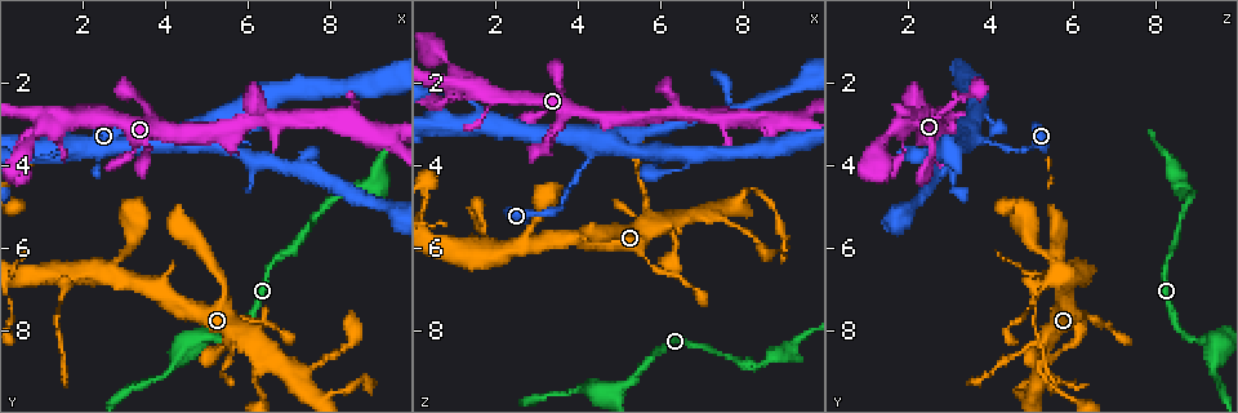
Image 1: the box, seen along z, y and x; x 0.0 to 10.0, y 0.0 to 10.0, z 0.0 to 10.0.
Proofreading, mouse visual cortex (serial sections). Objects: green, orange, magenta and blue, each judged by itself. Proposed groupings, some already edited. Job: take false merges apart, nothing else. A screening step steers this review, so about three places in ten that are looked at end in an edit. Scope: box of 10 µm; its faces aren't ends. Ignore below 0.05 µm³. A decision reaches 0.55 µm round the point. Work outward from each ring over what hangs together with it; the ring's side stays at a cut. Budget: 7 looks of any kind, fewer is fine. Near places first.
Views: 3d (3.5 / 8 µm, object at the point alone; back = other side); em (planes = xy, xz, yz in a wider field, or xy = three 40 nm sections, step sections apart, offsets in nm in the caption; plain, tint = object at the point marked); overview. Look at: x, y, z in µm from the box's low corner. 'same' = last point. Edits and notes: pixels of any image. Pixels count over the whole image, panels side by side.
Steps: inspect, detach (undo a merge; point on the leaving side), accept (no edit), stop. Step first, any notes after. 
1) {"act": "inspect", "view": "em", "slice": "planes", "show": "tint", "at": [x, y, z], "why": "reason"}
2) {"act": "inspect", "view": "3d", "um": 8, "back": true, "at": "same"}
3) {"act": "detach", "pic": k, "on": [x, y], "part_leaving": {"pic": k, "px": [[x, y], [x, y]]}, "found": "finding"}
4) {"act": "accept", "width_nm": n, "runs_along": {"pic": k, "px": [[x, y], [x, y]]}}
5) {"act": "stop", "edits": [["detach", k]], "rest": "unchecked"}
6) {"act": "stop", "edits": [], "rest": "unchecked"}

{"act": "inspect", "view": "3d", "um": 3.5, "at": [4.45, 3.40, 3.55], "why": "sudden change in width"}

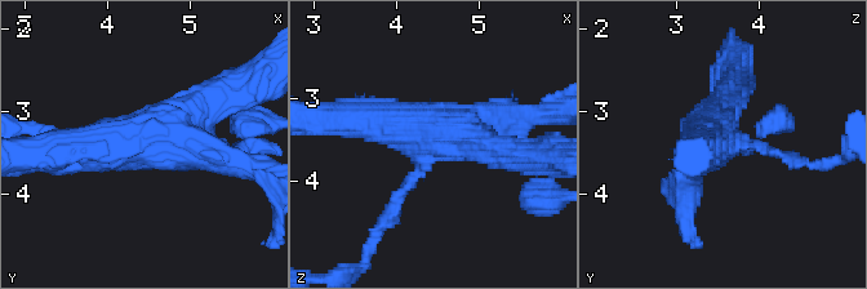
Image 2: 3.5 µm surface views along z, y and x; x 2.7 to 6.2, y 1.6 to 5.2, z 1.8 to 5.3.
{"act": "inspect", "view": "em", "slice": "planes", "show": "tint", "at": [4.40, 3.35, 3.55], "arms": 4, "arm_widths_nm": [150, 400, 500, 500]}

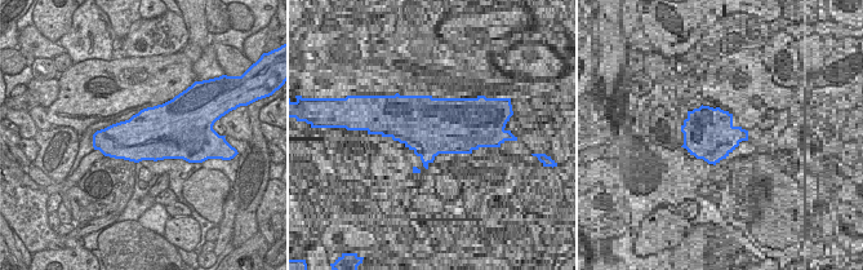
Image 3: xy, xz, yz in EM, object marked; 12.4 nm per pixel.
{"act": "inspect", "view": "em", "slice": "xy", "step": 3, "show": "tint", "at": "same"}

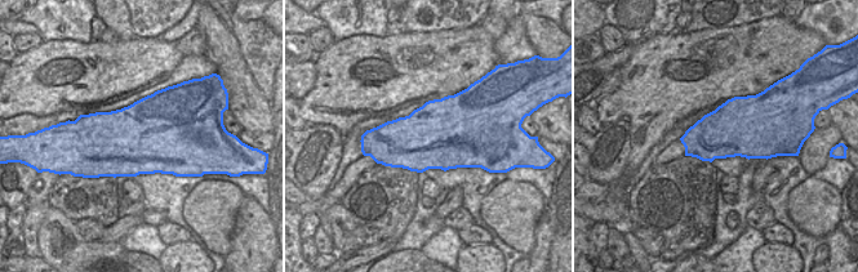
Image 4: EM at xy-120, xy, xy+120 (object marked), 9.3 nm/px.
{"act": "accept", "runs_along": {"pic": 2, "px": [[388, 216], [444, 133], [496, 150]]}, "found": "continuous, no second cell"}

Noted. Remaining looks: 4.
{"act": "inspect", "view": "3d", "um": 3.5, "back": true, "at": [1.35, 2.95, 2.10], "why": "looks like a crossing"}

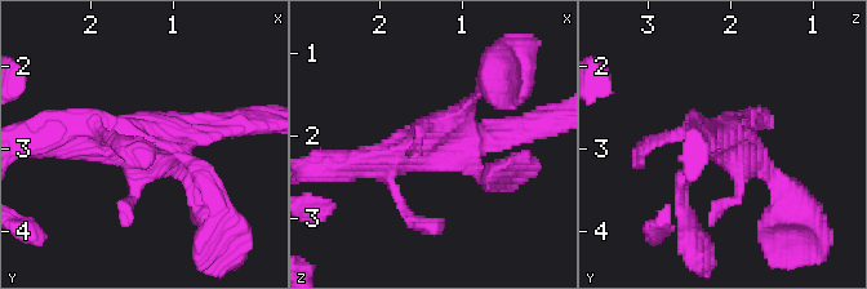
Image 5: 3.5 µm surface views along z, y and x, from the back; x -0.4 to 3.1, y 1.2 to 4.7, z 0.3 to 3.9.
{"act": "inspect", "view": "em", "slice": "xy", "step": 1, "show": "tint", "at": [1.35, 2.90, 2.05], "why": "need the tissue"}

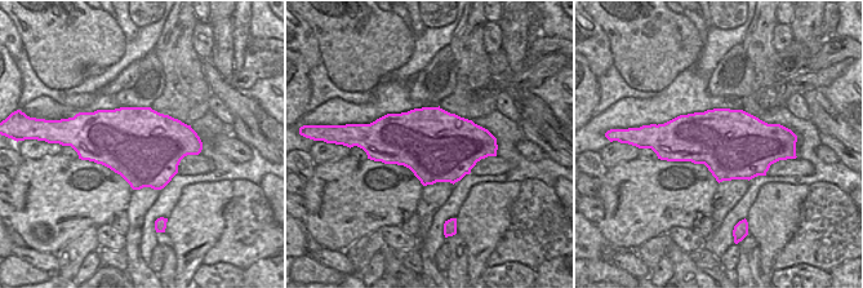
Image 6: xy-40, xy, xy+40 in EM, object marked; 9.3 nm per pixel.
{"act": "accept", "runs_along": {"pic": 5, "px": [[348, 164], [427, 145], [479, 88]]}, "found": "one cell here"}

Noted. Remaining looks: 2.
{"act": "stop", "edits": [], "rest": "unchecked"}

